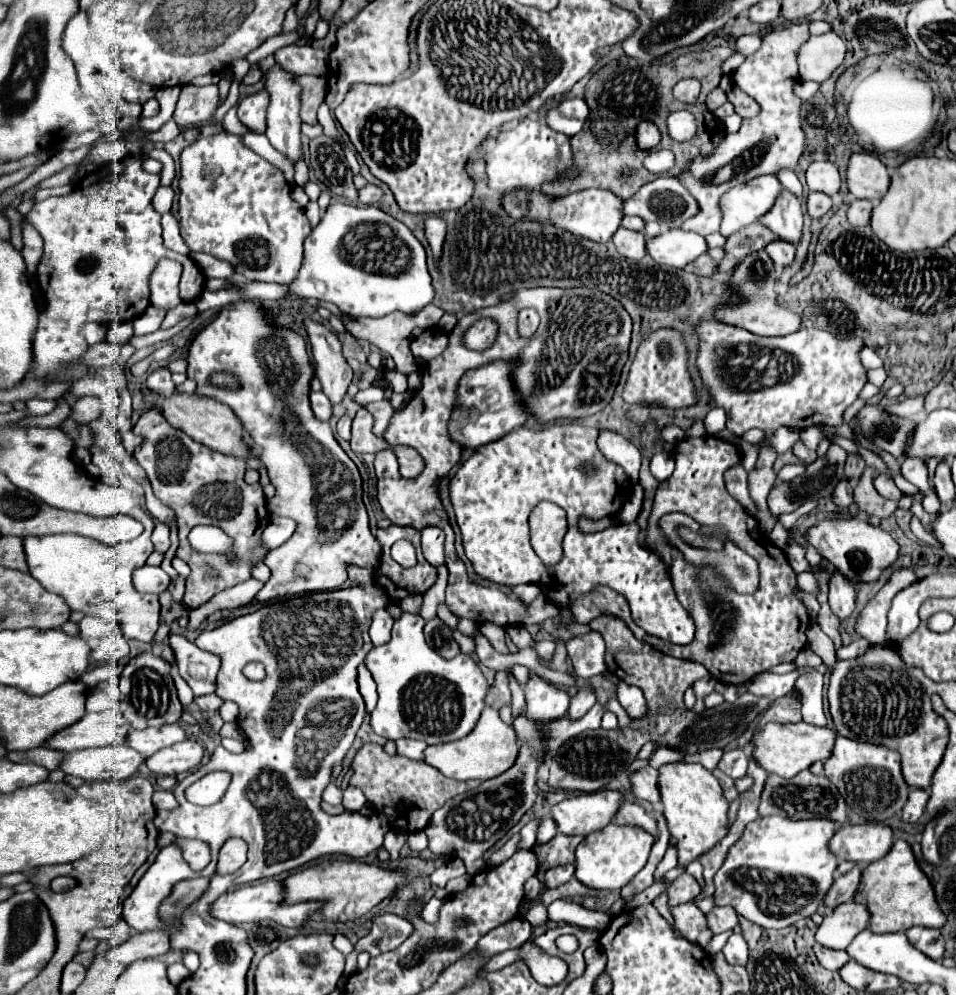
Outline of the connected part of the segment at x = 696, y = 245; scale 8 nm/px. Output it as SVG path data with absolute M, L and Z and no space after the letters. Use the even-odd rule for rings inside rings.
M669 230L647 240L647 252L651 258L661 266L671 268L685 268L707 250L709 248L703 236L685 230Z

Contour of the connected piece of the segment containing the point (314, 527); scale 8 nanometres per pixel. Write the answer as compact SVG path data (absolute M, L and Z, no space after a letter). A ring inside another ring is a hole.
M253 300L253 302L235 302L229 304L219 312L219 316L207 324L191 342L187 350L187 378L197 382L195 394L213 398L217 402L227 404L233 408L237 418L243 422L243 428L253 438L253 446L261 446L259 460L265 464L271 482L277 486L277 494L273 500L267 502L271 514L289 516L297 520L297 530L291 536L289 542L281 544L279 548L271 550L265 558L265 564L271 570L269 582L263 586L263 590L257 594L257 600L261 604L279 600L279 598L291 598L291 596L305 596L309 592L329 592L337 590L345 580L347 564L357 564L367 570L375 570L381 558L381 544L379 540L369 532L369 518L365 504L361 500L361 476L353 460L343 452L343 448L333 438L331 426L327 422L321 422L315 418L311 404L309 404L309 392L311 392L311 378L315 376L315 366L307 354L307 344L301 334L297 334L293 328L279 328L269 318L267 308ZM213 372L237 372L241 376L241 382L245 388L241 392L221 392L219 388L213 388L209 384L209 376ZM305 454L315 454L315 468L305 460Z

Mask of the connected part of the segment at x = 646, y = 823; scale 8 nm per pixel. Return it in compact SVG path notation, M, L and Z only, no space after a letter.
M625 802L625 804L621 806L621 812L617 812L615 824L619 824L619 826L637 826L637 828L649 832L655 840L657 840L657 836L659 836L655 818L653 818L651 814L647 814L647 812L643 810L643 806L639 806L639 804L629 804L629 802Z

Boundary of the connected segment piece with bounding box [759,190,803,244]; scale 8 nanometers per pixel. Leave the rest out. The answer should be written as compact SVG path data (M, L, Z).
M785 190L785 196L781 196L781 200L777 200L773 206L773 212L759 222L769 224L769 228L773 228L773 232L777 232L785 242L799 244L803 234L801 202L789 190Z

